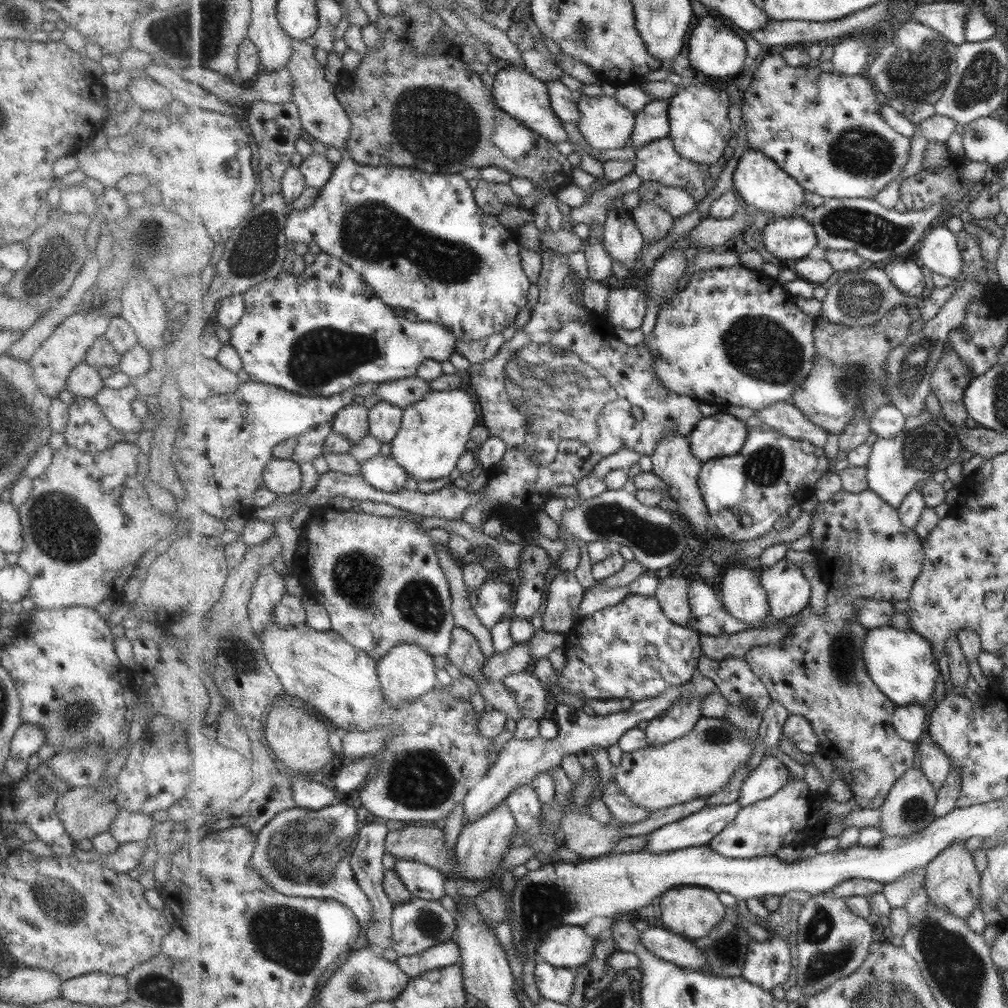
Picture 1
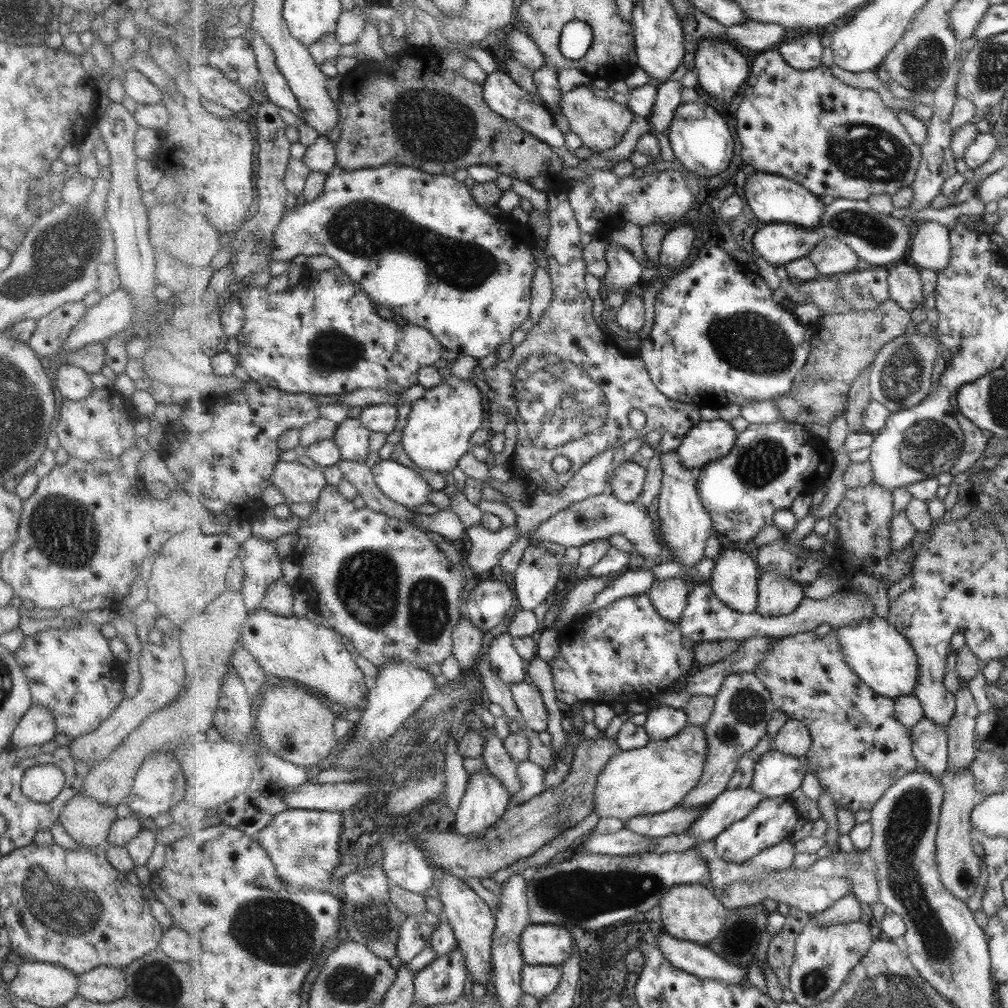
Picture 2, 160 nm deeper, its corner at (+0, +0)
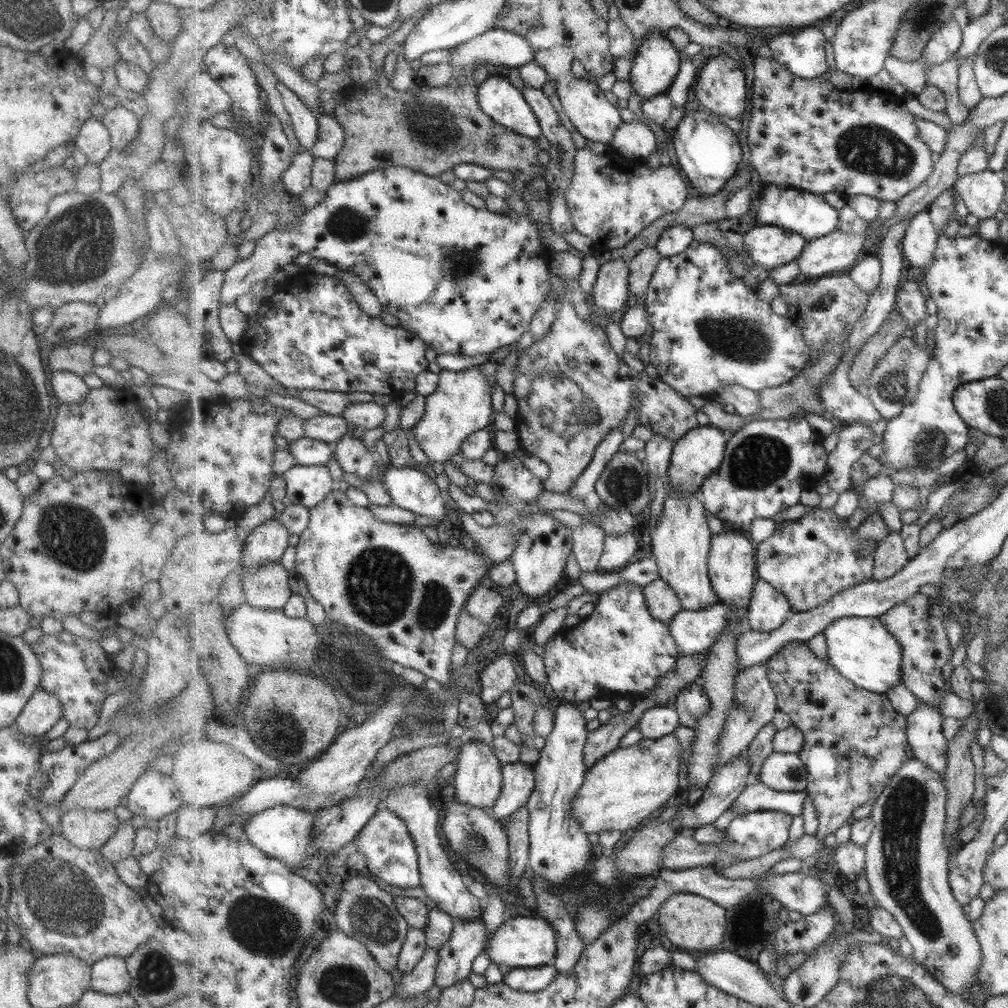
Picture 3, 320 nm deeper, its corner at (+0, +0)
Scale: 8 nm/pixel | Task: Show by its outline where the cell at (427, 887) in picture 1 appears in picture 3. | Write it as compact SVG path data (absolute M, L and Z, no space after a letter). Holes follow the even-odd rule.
M389 807L380 809L367 823L356 838L355 850L365 855L369 875L375 875L391 886L399 888L419 888L422 886L422 873L418 847L407 823Z

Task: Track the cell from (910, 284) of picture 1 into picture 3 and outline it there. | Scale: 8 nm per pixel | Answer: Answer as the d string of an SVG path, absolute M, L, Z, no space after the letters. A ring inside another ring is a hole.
M904 279L898 290L896 307L902 310L903 316L908 320L910 331L913 331L921 322L927 318L927 304L925 296L919 290L919 281Z

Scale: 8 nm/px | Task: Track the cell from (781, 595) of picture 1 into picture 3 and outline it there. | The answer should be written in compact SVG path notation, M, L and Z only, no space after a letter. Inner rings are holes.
M759 579L746 616L753 631L772 632L783 627L793 610L790 600L783 592L776 590L769 582Z

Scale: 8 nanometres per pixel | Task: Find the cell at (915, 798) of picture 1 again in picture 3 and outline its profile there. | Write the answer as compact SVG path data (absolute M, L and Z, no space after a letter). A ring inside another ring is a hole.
M917 757L907 761L875 802L871 817L876 827L865 846L865 869L873 898L879 906L891 912L902 926L904 936L912 945L915 960L951 992L960 994L975 982L978 983L976 978L982 965L982 946L973 922L965 917L961 907L963 904L951 890L950 854L946 845L947 805L948 788L943 776Z

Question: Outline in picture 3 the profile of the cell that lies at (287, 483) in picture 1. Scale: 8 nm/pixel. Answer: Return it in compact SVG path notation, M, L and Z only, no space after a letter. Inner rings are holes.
M293 465L289 470L282 474L288 484L288 498L295 504L303 504L312 509L323 502L327 495L336 489L336 482L331 476L331 470L325 465L321 466L301 466Z

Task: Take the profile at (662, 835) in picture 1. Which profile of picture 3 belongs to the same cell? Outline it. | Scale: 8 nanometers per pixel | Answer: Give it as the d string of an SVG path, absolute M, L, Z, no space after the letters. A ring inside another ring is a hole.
M762 781L753 782L746 788L746 791L735 801L734 808L740 814L747 814L755 811L784 812L791 816L802 816L808 791L780 791L767 786Z

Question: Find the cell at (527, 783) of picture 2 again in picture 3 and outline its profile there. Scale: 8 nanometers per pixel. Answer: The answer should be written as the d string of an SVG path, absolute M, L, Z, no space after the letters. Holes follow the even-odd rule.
M523 763L504 765L503 788L495 801L491 813L500 821L507 819L528 802L536 785L536 776L532 766Z

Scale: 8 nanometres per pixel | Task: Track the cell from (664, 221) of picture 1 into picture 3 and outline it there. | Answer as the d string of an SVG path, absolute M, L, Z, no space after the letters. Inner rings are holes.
M653 246L639 252L629 264L630 294L645 299L655 269L662 259L658 248Z

